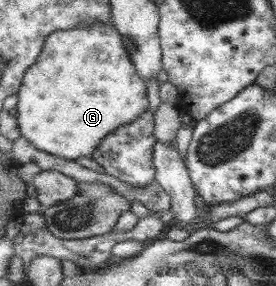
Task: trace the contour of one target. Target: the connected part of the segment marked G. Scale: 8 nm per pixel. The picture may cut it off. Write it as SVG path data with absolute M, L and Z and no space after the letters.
M85 22L75 29L60 30L47 37L40 59L25 74L24 84L18 94L16 116L21 135L37 149L77 161L79 157L93 157L110 133L135 121L148 107L147 83L137 73L120 31L111 22Z

